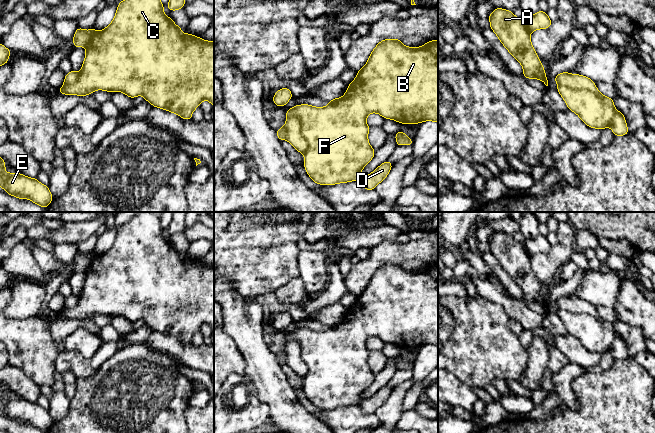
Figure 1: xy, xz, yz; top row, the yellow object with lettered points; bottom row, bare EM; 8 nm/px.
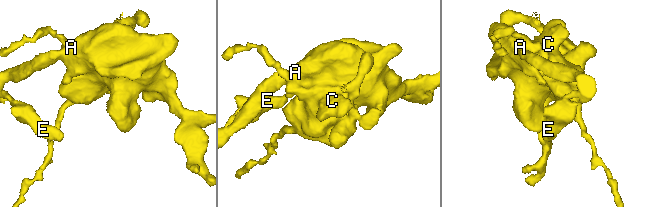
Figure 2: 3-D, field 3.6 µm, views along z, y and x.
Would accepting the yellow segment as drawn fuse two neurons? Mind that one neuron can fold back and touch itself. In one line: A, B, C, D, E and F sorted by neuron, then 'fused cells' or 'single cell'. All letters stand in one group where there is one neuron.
A B C E F / D; fused cells

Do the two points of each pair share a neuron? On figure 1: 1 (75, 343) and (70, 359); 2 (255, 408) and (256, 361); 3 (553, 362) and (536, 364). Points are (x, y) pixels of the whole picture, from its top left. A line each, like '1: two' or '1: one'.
1: two
2: two
3: two

